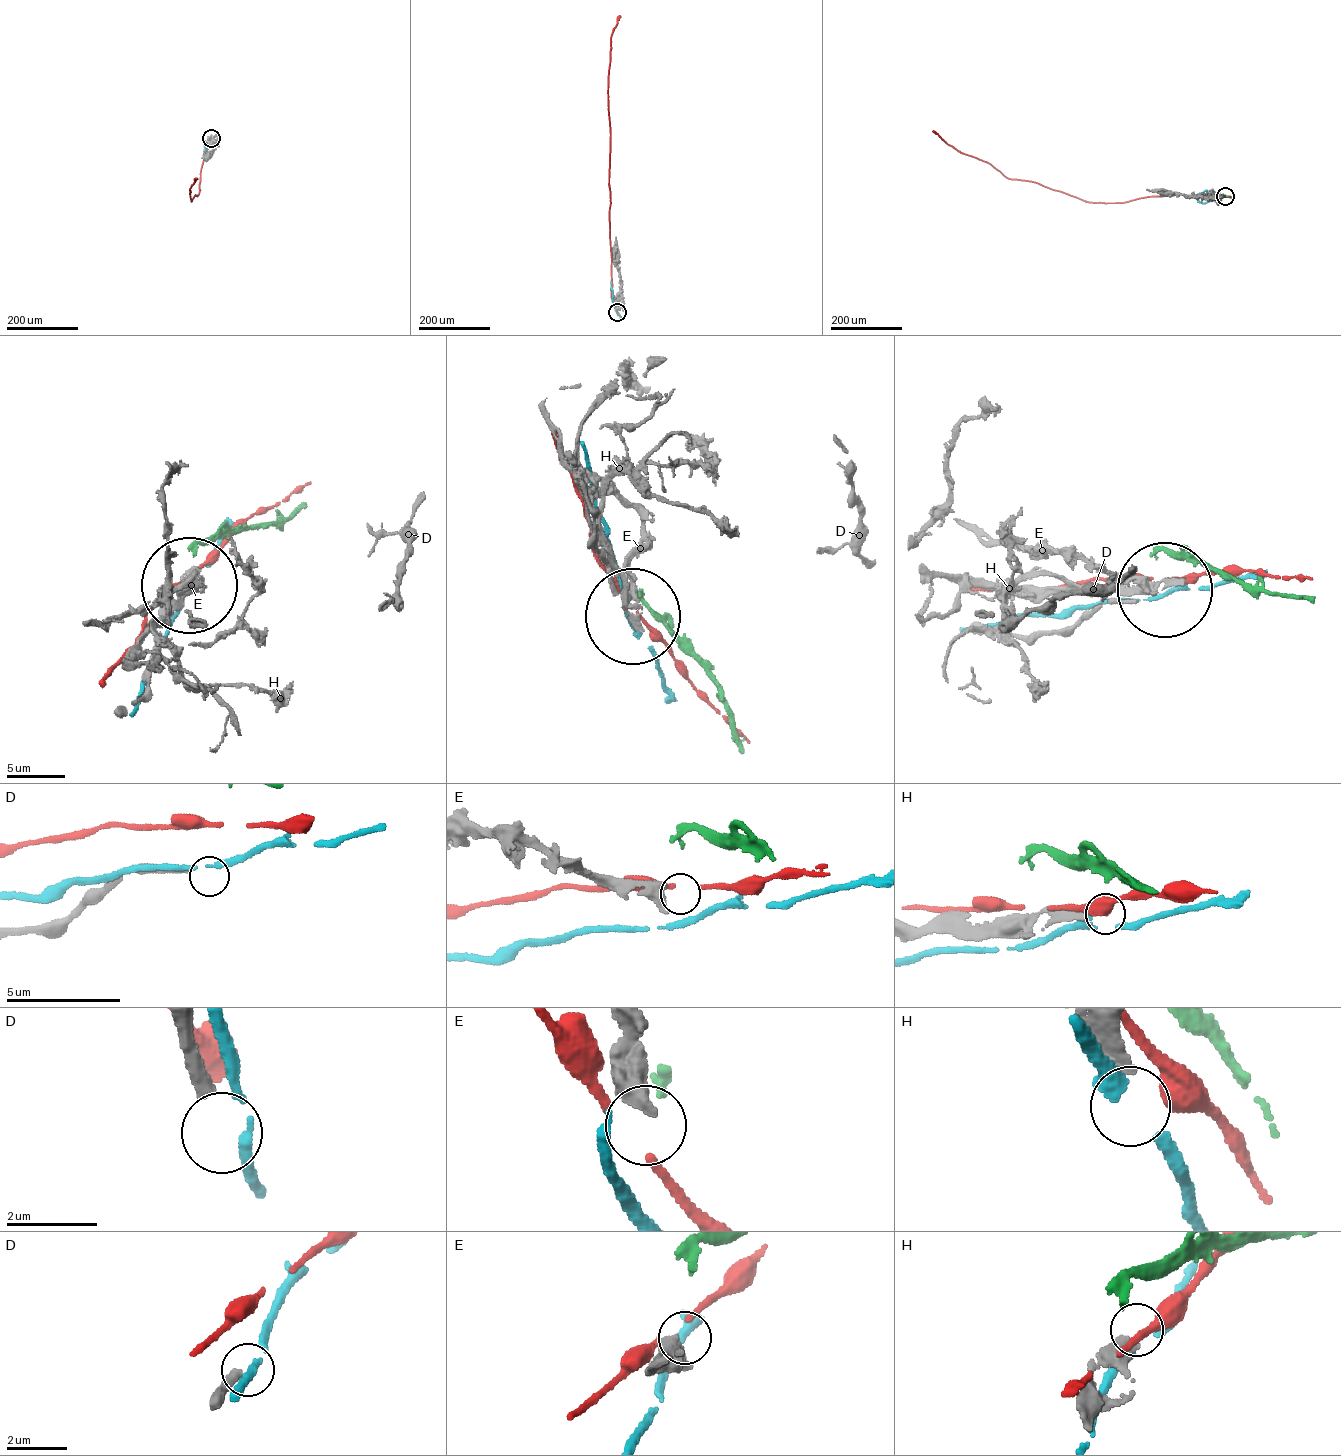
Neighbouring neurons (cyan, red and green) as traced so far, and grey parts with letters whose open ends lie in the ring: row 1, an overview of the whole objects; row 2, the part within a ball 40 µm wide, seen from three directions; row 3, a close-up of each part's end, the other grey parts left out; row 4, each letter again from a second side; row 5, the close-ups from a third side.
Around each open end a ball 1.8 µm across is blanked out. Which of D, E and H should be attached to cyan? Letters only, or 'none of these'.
none of these

